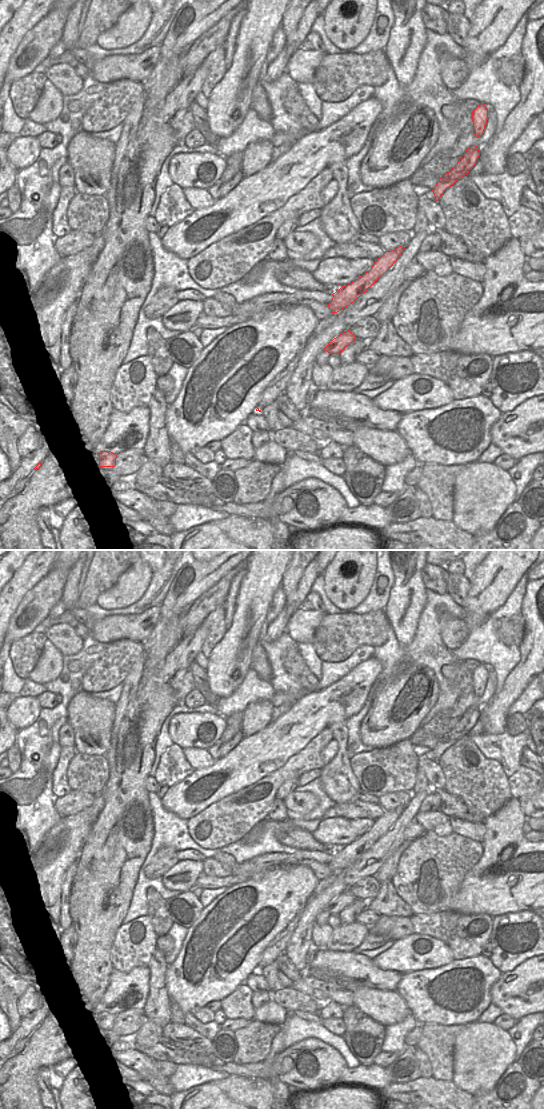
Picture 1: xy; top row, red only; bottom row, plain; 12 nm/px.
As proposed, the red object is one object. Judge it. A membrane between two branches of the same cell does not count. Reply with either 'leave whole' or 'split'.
split

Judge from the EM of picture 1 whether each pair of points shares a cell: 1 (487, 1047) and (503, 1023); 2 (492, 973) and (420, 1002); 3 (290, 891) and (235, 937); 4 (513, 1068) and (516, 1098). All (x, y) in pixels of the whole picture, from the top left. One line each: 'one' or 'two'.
1: two
2: one
3: one
4: one

